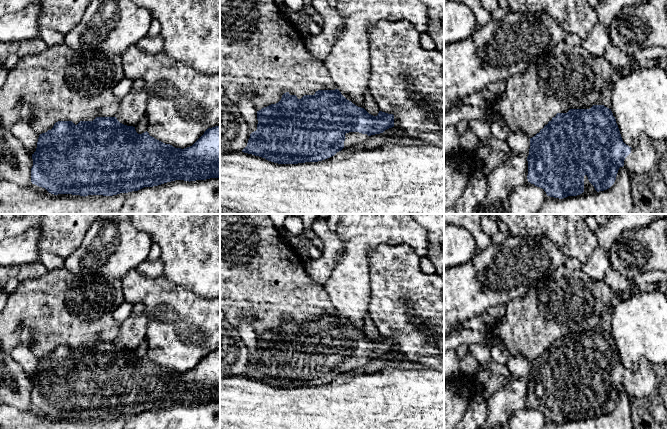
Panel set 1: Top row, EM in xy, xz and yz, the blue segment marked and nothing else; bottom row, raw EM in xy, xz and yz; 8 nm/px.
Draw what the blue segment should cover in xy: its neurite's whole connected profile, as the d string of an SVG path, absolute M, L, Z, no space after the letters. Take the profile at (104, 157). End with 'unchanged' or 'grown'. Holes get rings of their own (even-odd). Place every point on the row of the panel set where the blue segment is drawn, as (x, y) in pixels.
M96 117L93 121L80 121L77 125L72 121L58 121L51 130L39 135L32 159L32 184L54 195L113 196L175 180L220 179L220 126L208 128L192 146L181 149L155 139L147 131L138 134L135 127L120 123L116 117Z; unchanged

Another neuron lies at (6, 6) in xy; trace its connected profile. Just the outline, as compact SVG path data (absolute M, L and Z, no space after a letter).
M0 0L0 17L6 14L16 13L27 5L40 0Z

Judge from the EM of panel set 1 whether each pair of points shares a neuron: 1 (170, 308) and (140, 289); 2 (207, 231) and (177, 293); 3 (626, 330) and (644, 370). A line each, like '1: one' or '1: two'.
1: one
2: two
3: two

